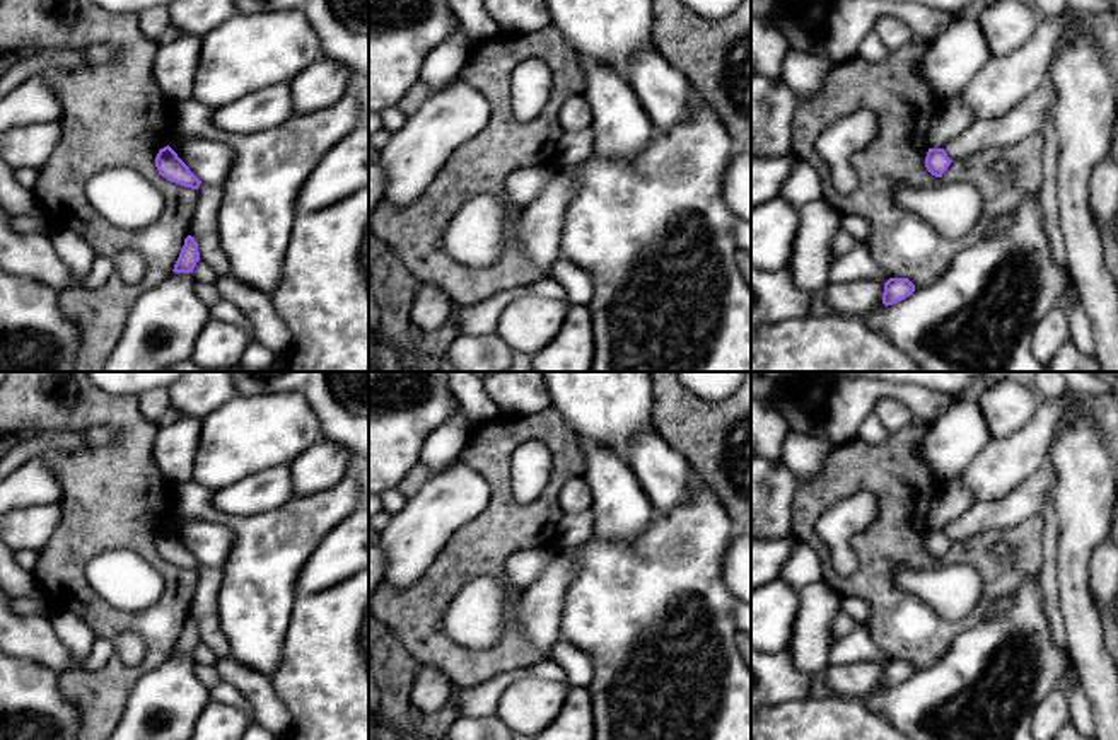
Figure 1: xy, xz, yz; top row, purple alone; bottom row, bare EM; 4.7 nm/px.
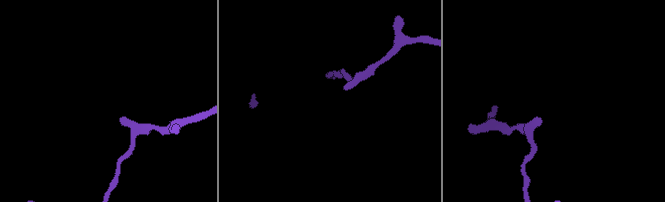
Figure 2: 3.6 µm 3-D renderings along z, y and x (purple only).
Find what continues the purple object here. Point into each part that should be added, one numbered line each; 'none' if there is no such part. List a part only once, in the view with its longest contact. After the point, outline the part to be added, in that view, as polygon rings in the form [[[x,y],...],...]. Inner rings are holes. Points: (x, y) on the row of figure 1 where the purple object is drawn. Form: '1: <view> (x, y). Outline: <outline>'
none

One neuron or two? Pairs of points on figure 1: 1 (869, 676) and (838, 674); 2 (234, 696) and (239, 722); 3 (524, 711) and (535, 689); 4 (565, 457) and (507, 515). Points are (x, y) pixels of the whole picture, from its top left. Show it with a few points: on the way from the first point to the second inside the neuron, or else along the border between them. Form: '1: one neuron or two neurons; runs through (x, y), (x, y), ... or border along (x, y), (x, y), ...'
1: one neuron; runs through (862, 676), (845, 676)
2: two neurons; border along (212, 698), (236, 705), (250, 715)
3: one neuron; runs through (528, 706), (533, 694)
4: one neuron; runs through (558, 478), (550, 495), (528, 515)

